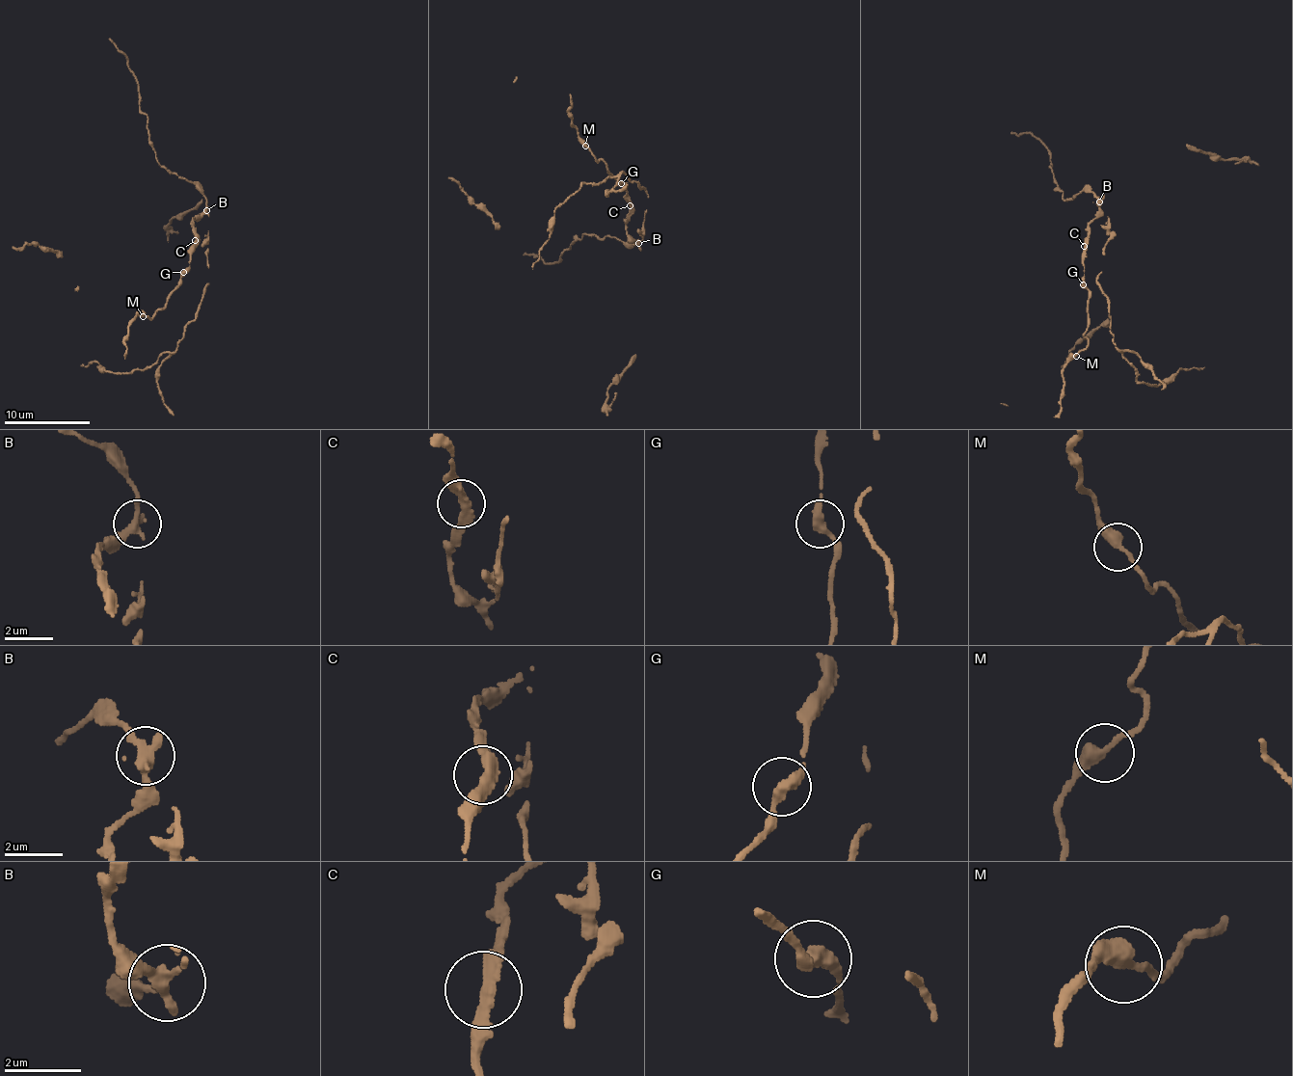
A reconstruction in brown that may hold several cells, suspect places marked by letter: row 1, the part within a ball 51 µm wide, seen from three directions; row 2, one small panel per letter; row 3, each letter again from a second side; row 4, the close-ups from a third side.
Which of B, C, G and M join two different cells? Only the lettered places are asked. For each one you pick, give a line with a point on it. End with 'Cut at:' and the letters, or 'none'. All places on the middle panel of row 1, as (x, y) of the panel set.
B: place (638, 243)
Cut at: B

